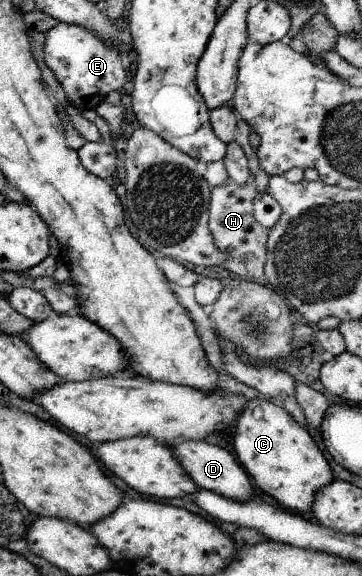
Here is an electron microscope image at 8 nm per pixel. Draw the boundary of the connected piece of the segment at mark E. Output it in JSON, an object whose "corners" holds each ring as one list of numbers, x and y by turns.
{"corners":[[59,22,44,33,44,60,66,93,68,104,93,112,111,91,127,88,127,67,113,44,108,44,91,30]]}

